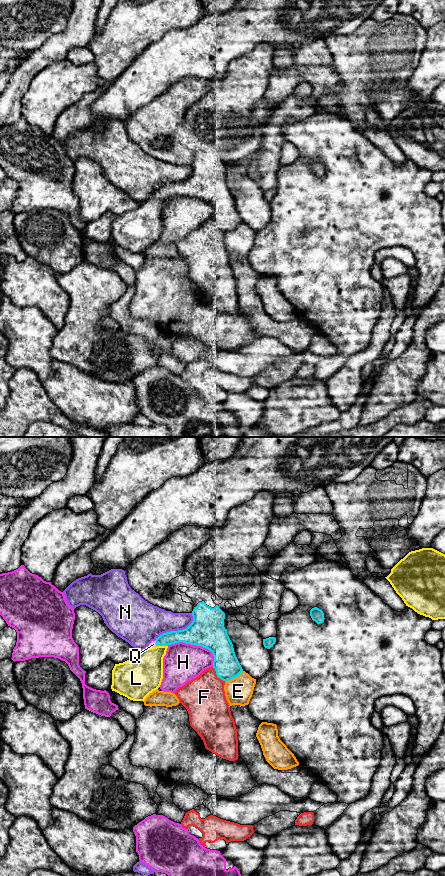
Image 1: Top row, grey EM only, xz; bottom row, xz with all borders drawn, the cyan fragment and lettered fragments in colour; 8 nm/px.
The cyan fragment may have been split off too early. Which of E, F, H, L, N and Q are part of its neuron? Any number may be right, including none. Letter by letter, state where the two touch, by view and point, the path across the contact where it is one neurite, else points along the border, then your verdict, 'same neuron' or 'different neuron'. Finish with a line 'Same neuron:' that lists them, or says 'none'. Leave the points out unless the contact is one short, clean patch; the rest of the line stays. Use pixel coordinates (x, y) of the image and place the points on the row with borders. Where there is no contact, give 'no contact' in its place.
E: contact xz (233, 677); different neuron
F: contact xz (216, 674); different neuron
H: contact xz (196, 645); different neuron
L: contact xz (162, 645); different neuron
N: contact xz (176, 631); different neuron
Q: contact xz (156, 643); way xz (186, 635), (170, 637), (156, 643), (153, 644); same neuron
Same neuron: Q

